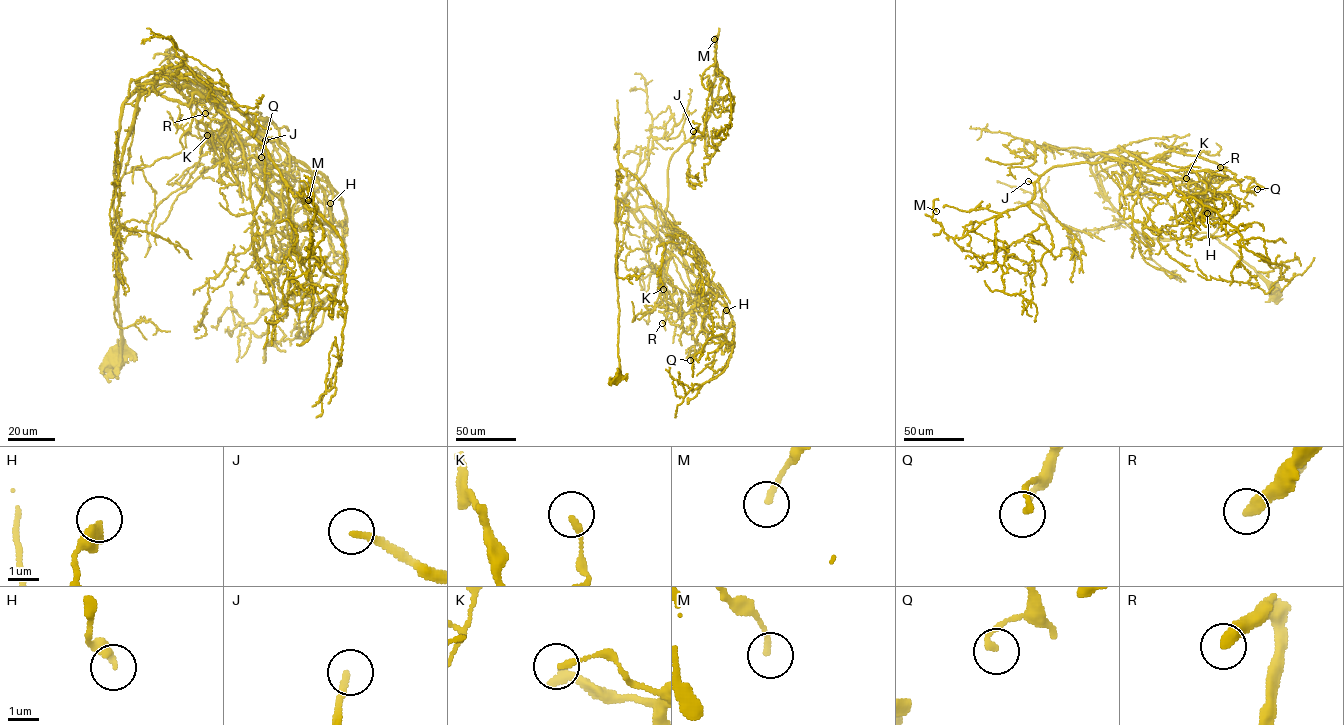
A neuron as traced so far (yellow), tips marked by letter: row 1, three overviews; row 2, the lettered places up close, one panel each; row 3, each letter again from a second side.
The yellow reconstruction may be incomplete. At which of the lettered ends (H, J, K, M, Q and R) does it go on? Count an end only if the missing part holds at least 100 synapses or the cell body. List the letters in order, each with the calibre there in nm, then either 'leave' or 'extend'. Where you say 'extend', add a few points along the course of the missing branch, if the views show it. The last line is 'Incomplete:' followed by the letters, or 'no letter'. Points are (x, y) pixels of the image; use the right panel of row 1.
H: calibre 280 nm; leave
J: calibre 220 nm; extend
K: calibre 190 nm; leave
M: calibre 180 nm; leave
Q: calibre 190 nm; leave
R: calibre 440 nm; extend; course (1220, 167), (1225, 176), (1219, 189), (1260, 208), (1278, 228)
Incomplete: J, R

